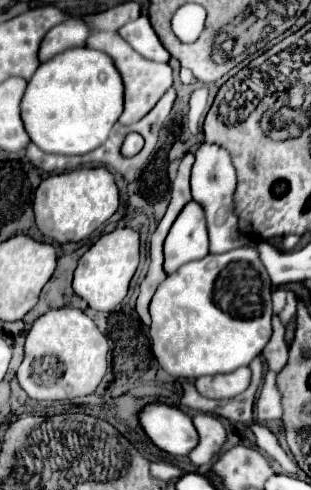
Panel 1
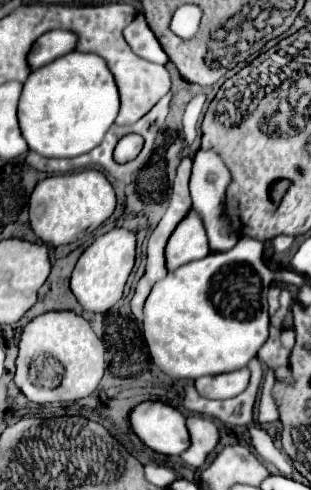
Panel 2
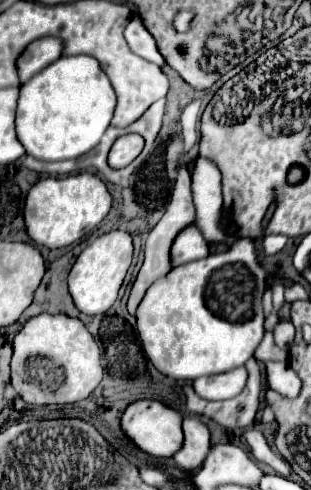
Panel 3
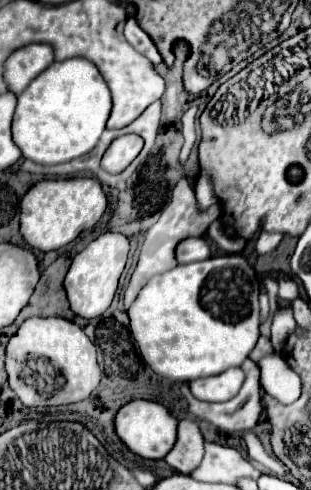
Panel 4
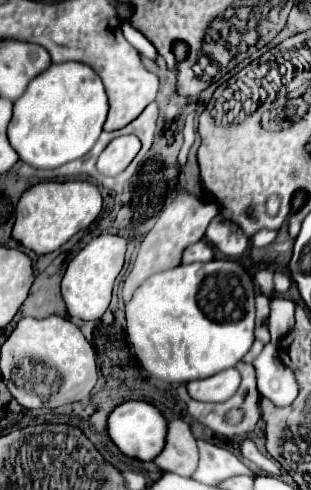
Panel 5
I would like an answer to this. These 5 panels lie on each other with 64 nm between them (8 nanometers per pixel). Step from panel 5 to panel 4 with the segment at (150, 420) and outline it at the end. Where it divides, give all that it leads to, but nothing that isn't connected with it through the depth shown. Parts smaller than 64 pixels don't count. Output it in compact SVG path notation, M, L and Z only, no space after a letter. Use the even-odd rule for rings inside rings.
M132 400L118 410L114 418L114 430L116 430L116 436L132 454L146 460L160 460L174 446L176 422L178 420L162 404L150 402L150 400Z

